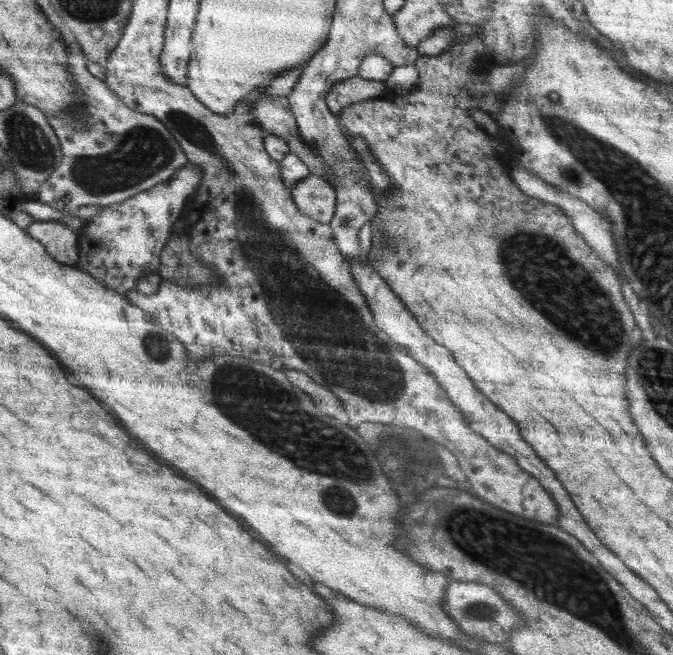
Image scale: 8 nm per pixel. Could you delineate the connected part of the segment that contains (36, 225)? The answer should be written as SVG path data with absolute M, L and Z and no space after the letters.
M34 221L25 231L60 263L74 266L79 254L78 234L60 221Z

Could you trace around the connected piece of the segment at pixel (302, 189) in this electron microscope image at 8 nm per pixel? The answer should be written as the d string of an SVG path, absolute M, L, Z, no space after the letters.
M310 174L291 189L291 197L300 212L322 224L328 224L336 212L336 192L321 176Z

